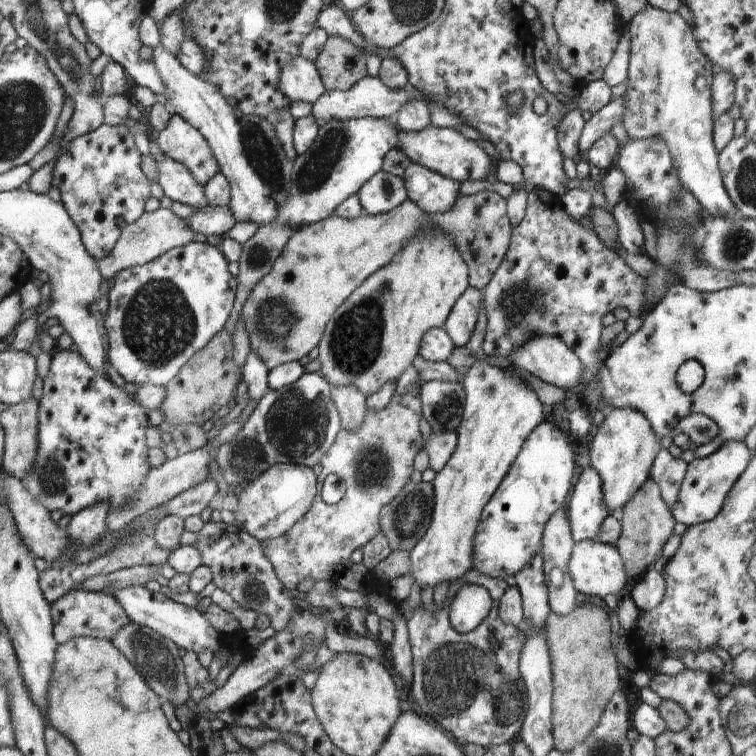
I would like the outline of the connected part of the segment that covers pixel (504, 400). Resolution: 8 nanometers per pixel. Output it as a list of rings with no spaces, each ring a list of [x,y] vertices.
[[[479,358],[460,382],[467,394],[460,434],[460,450],[448,470],[440,470],[432,482],[434,509],[424,537],[409,553],[411,574],[422,589],[458,581],[473,566],[474,536],[480,516],[518,457],[526,438],[542,422],[545,409],[536,394],[514,370],[494,367]]]

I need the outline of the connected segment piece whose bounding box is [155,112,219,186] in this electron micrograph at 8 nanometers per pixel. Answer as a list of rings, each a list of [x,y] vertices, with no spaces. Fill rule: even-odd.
[[[172,112],[166,128],[155,134],[155,142],[164,155],[183,163],[199,184],[205,186],[219,173],[210,144],[182,115]]]

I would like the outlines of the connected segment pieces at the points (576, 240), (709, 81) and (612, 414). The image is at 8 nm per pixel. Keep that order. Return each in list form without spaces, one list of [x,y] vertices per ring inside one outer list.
[[[542,188],[529,190],[529,198],[524,219],[516,228],[516,238],[512,238],[512,250],[508,250],[508,262],[500,266],[487,289],[483,291],[483,308],[487,317],[486,335],[480,353],[486,357],[512,357],[528,338],[551,336],[562,340],[582,360],[590,383],[599,380],[602,367],[602,342],[600,334],[604,330],[602,316],[618,306],[627,308],[633,317],[642,317],[640,294],[644,291],[646,279],[634,274],[632,268],[622,262],[613,250],[608,250],[596,236],[594,224],[585,225],[566,214],[564,204],[558,195]]]
[[[648,2],[645,8],[637,13],[632,21],[627,25],[627,31],[629,38],[631,39],[631,52],[629,53],[629,70],[627,73],[628,79],[628,88],[626,88],[626,93],[624,94],[625,98],[625,112],[623,115],[623,120],[621,121],[624,125],[624,128],[628,132],[628,137],[630,139],[648,139],[651,137],[659,137],[667,144],[669,150],[673,156],[673,159],[676,162],[677,173],[683,188],[692,193],[697,199],[698,203],[702,205],[702,209],[710,217],[726,217],[727,215],[736,215],[739,212],[739,208],[735,206],[735,202],[732,200],[731,196],[728,195],[727,188],[724,187],[723,174],[721,173],[719,167],[719,150],[715,146],[713,134],[715,129],[715,114],[713,113],[713,84],[715,75],[712,73],[713,65],[711,60],[704,58],[688,24],[682,20],[682,16],[678,13],[668,13],[667,11],[661,10],[656,7],[652,7]]]
[[[610,408],[603,424],[594,429],[590,448],[590,467],[594,468],[603,482],[603,502],[607,510],[617,513],[632,499],[632,496],[648,481],[652,462],[660,452],[659,436],[655,434],[650,420],[639,411],[628,408]]]

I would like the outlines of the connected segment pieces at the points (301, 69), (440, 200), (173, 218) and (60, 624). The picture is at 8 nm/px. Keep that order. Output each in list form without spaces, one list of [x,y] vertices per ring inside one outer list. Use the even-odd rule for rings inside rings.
[[[300,55],[283,65],[280,70],[279,86],[288,99],[312,104],[327,92],[320,81],[315,64]]]
[[[411,163],[402,178],[407,184],[409,198],[428,213],[451,210],[461,187],[460,183],[417,163]]]
[[[159,207],[155,212],[144,213],[139,221],[132,225],[127,225],[123,229],[123,235],[118,240],[112,253],[105,258],[95,262],[102,279],[110,279],[119,271],[134,267],[135,265],[144,265],[166,252],[177,247],[184,247],[193,241],[194,232],[187,226],[185,220],[182,220],[172,212],[171,209]]]
[[[80,588],[69,591],[54,605],[51,605],[51,615],[54,618],[54,634],[58,645],[79,637],[95,637],[112,641],[118,631],[130,622],[127,612],[111,595]]]

